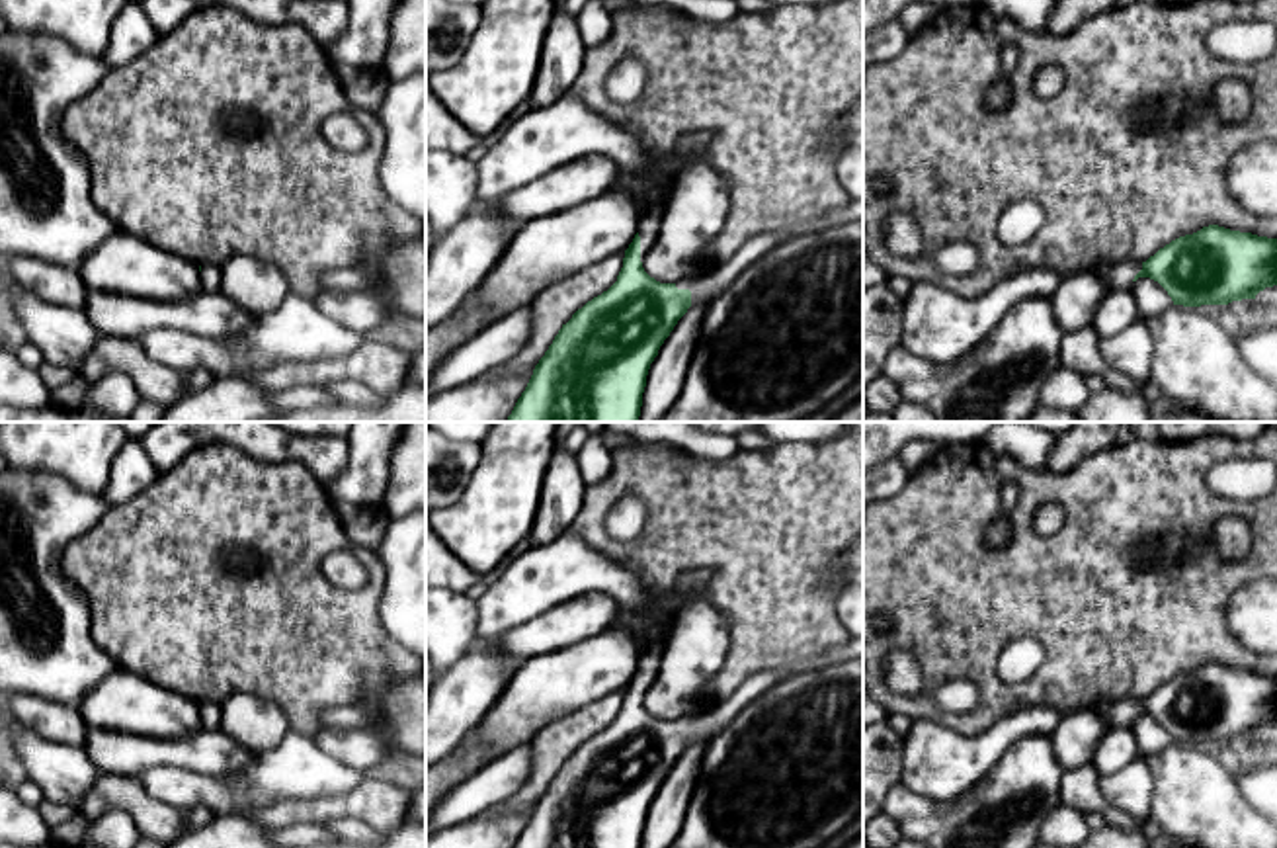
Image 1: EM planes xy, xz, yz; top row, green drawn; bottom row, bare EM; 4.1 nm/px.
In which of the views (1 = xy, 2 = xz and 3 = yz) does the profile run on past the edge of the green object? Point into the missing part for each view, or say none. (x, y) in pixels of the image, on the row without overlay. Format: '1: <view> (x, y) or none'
1: xy (209, 712)
2: xz (705, 725)
3: yz (1115, 714)

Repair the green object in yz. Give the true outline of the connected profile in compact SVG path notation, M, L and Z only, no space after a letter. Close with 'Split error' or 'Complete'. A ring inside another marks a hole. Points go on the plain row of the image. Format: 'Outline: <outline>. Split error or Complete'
Outline: M1209 662L1172 678L1146 700L1095 707L1109 729L1150 715L1168 729L1174 742L1228 742L1256 737L1265 725L1277 723L1277 676Z. Split error

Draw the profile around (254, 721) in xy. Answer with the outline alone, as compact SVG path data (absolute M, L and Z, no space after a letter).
M232 694L221 711L219 731L252 752L277 746L291 731L283 709L256 694Z

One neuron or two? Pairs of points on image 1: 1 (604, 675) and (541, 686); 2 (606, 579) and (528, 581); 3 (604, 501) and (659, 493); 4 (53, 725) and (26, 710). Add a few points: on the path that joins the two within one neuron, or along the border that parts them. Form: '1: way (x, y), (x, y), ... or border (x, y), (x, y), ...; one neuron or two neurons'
1: way (588, 675), (557, 684); one neuron
2: way (586, 579), (547, 579); one neuron
3: way (617, 487), (645, 485); one neuron
4: way (47, 720), (32, 712); one neuron

